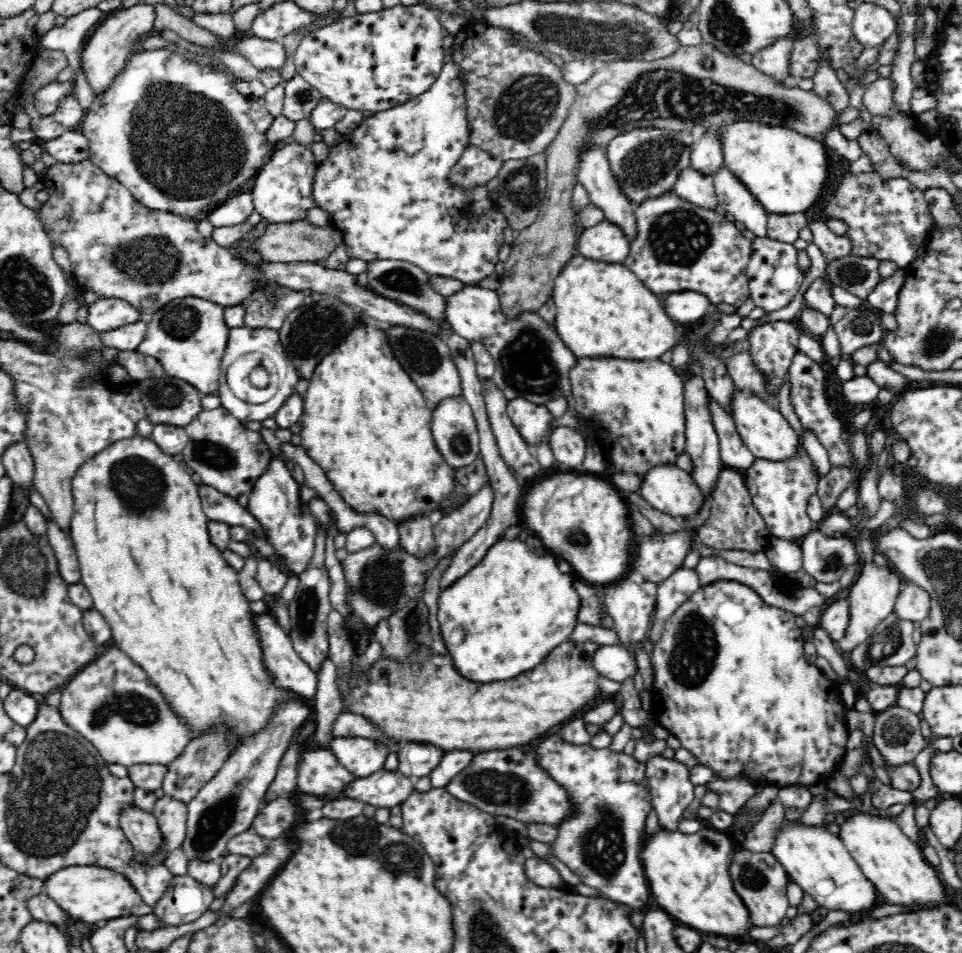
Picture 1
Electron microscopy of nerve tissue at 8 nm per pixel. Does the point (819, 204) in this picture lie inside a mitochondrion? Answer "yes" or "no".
no

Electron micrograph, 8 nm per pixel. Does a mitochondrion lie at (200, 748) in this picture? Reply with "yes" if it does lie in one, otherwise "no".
no

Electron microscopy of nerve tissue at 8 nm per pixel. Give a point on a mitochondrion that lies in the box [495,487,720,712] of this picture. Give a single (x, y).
(576, 535)

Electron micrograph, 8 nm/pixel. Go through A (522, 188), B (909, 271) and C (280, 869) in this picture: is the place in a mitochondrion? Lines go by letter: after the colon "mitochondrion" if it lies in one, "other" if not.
A: mitochondrion
B: other
C: other

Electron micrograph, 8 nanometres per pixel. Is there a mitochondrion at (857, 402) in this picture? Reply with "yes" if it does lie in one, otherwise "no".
no

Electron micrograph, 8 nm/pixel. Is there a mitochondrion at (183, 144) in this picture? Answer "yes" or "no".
yes

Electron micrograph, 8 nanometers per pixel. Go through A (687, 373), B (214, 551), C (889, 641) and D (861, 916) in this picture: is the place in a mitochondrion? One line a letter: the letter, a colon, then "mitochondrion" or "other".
A: other
B: other
C: mitochondrion
D: other

